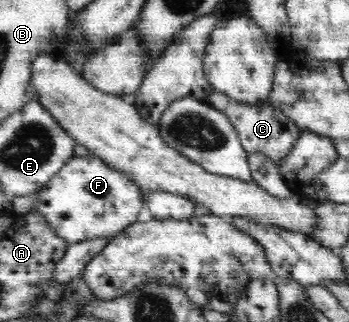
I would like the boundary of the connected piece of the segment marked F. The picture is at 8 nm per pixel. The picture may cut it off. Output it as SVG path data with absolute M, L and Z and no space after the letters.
M90 154L89 157L74 156L66 162L37 194L32 210L41 214L42 221L53 230L53 234L68 244L76 244L117 236L138 222L143 206L140 187L132 177Z

